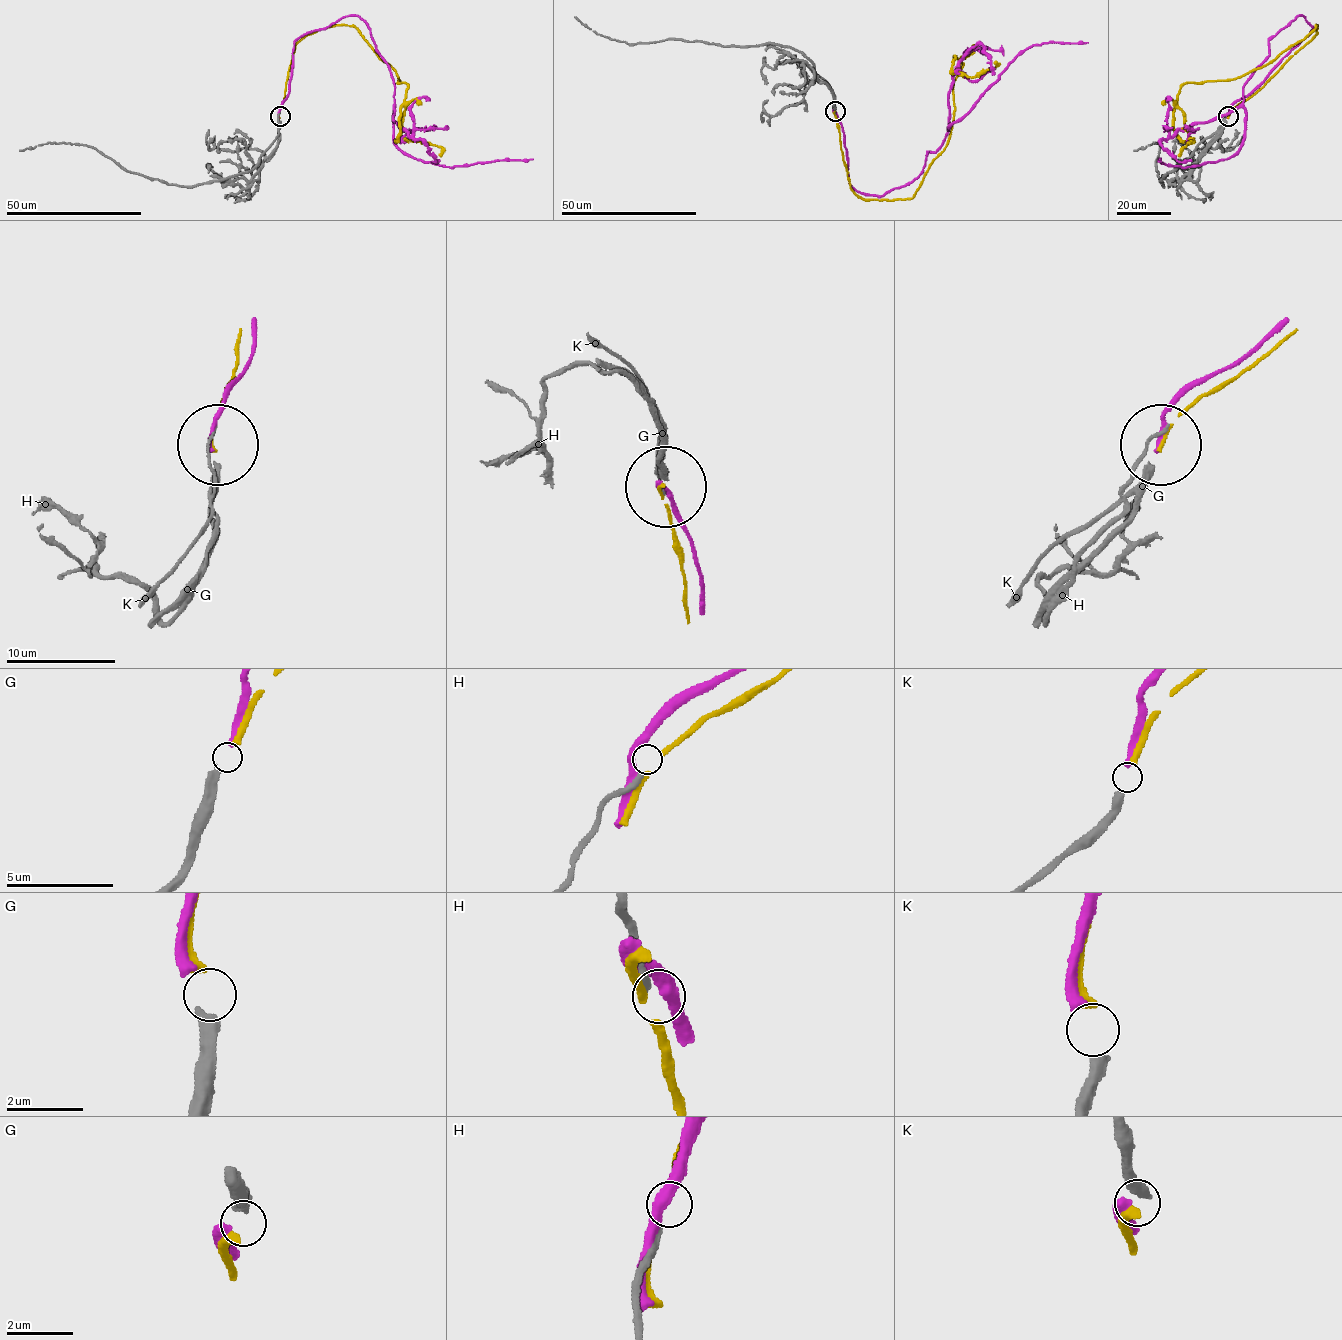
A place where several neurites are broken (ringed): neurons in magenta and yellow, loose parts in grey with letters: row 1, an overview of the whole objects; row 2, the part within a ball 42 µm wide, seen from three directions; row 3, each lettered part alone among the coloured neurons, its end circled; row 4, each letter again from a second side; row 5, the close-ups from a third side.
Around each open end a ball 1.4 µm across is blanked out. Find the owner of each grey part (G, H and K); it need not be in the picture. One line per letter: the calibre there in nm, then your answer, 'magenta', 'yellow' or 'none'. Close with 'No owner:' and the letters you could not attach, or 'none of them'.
G: 360 nm thick; magenta
H: 220 nm thick; none
K: 400 nm thick; yellow
No owner: H

